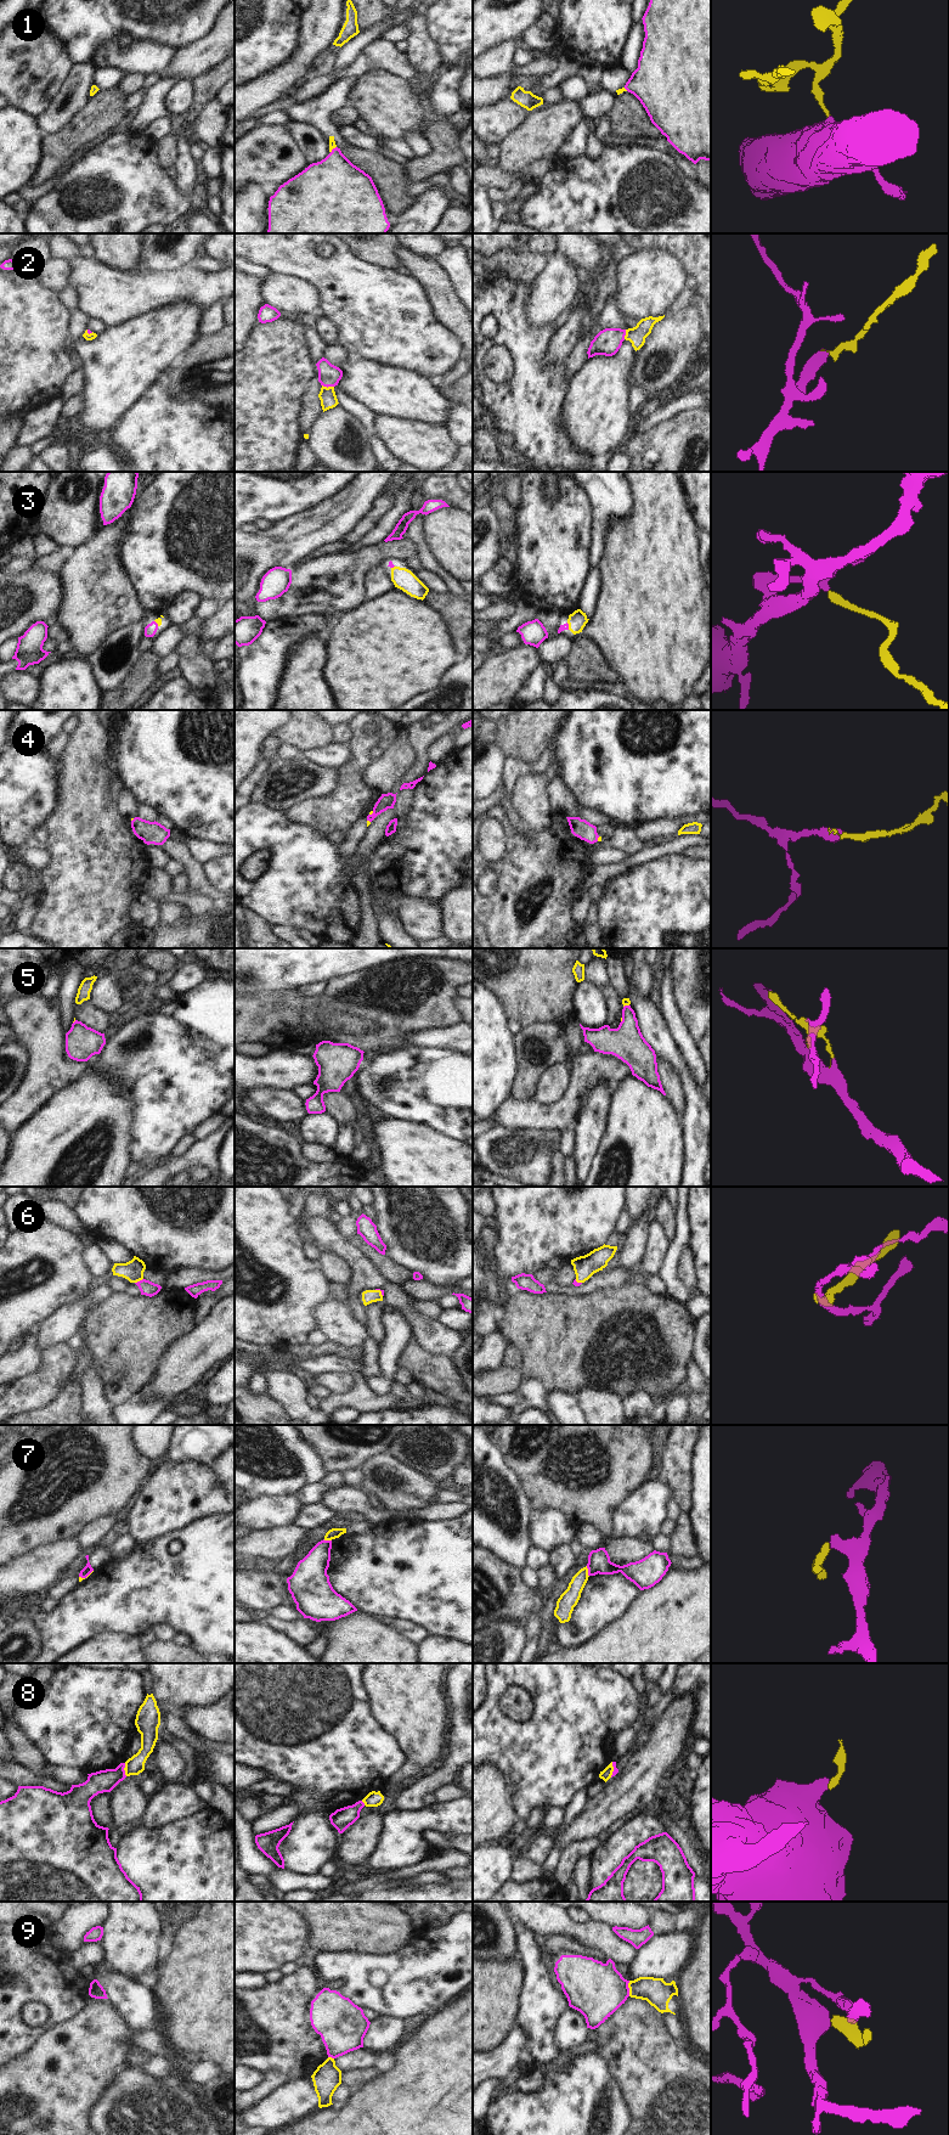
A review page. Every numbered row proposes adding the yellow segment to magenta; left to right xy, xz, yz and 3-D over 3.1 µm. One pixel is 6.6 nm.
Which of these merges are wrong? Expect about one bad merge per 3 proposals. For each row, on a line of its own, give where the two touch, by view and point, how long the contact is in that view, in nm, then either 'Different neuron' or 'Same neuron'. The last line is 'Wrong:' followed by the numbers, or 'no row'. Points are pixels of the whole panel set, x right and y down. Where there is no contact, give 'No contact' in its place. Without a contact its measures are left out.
1: Touches magenta at xz (332, 150). Shared border 60 nm. Same neuron
2: Touches magenta at xz (328, 386). Shared border 80 nm. Same neuron
3: Touches magenta at yz (568, 626). Shared border 50 nm. Same neuron
4: Touches magenta at xz (372, 813). Shared border 40 nm. Same neuron
5: Touches magenta at yz (626, 1006). Shared border 40 nm. Same neuron
6: Touches magenta at xy (140, 1280). Shared border 70 nm. Same neuron
7: Touches magenta at yz (588, 1571). Shared border 70 nm. Different neuron
8: Touches magenta at xy (123, 1769). Shared border 90 nm. Different neuron
9: Touches magenta at yz (628, 1988). Shared border 100 nm. Different neuron
Wrong: 7, 8, 9

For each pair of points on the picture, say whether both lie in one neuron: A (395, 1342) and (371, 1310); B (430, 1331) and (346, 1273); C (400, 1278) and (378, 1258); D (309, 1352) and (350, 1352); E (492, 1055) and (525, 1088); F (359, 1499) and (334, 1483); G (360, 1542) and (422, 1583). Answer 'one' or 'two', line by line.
A: two
B: two
C: one
D: one
E: two
F: two
G: one

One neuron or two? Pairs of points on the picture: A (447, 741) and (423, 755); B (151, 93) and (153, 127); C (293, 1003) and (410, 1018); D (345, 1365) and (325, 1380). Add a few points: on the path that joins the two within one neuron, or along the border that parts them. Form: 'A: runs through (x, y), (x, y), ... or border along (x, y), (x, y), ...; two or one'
A: border along (450, 732), (444, 734), (429, 749), (429, 760); two
B: border along (167, 114), (159, 114), (153, 118), (142, 131); two
C: border along (339, 1012), (327, 1012), (316, 1034), (301, 1024); two
D: border along (315, 1374), (352, 1373), (356, 1376); two

